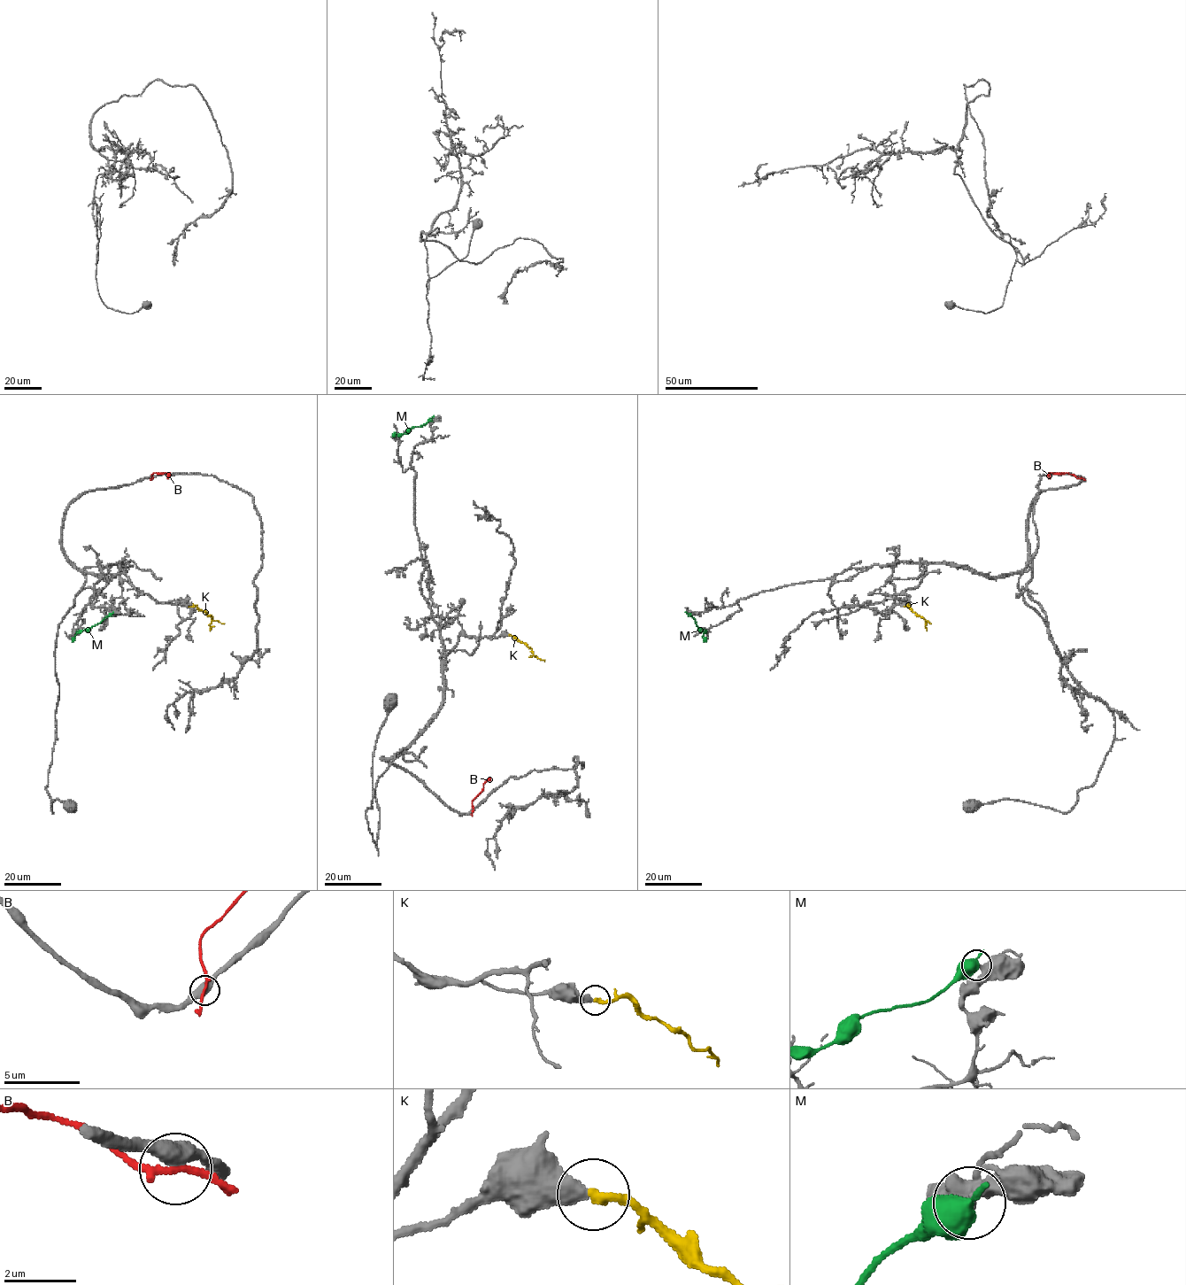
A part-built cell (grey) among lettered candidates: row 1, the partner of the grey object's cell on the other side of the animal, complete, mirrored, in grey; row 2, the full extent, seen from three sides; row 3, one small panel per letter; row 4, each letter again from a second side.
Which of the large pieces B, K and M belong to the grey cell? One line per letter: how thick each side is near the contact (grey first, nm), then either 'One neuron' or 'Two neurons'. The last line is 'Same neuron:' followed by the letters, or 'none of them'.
B: Thickness 480 nm (grey) against 190 nm. Two neurons
K: Thickness 480 nm (grey) against 260 nm. One neuron
M: Thickness 440 nm (grey) against 700 nm. Two neurons
Same neuron: K

